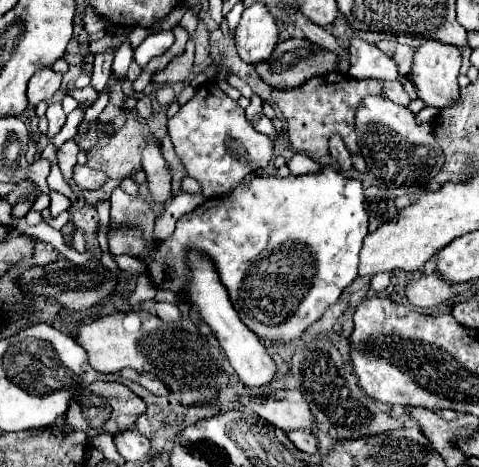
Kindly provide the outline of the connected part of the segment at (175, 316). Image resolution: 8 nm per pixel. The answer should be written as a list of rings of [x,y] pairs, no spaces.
[[[155,303],[155,313],[165,323],[175,323],[181,317],[177,305],[173,305],[173,303]]]

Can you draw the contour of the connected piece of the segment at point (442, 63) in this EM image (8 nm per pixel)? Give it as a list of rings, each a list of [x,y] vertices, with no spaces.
[[[441,41],[423,43],[419,49],[415,49],[413,69],[409,73],[409,79],[417,89],[417,97],[423,99],[427,107],[445,109],[445,105],[453,105],[459,93],[459,83],[457,83],[459,67],[461,67],[461,51],[457,47],[445,45]]]

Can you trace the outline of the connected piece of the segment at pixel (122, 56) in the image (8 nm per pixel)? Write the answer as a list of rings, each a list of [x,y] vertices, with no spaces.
[[[125,43],[115,53],[115,59],[113,59],[113,73],[115,75],[109,79],[109,85],[115,85],[117,83],[117,77],[127,75],[127,69],[129,69],[131,61],[133,61],[133,47],[129,43]]]

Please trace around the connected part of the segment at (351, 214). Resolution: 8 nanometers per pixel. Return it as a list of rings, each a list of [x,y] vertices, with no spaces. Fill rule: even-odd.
[[[325,165],[325,167],[321,169],[321,173],[309,173],[309,175],[297,175],[297,177],[295,177],[295,175],[289,175],[289,177],[285,177],[285,179],[279,179],[279,177],[257,177],[257,179],[251,181],[251,187],[239,185],[239,187],[233,189],[231,193],[227,193],[227,195],[223,195],[223,197],[207,199],[207,201],[205,201],[203,205],[199,205],[195,211],[183,215],[183,217],[179,219],[179,225],[177,225],[173,237],[167,239],[165,243],[159,243],[159,247],[153,247],[153,249],[147,247],[147,243],[145,243],[143,237],[141,237],[141,231],[137,231],[137,229],[131,229],[131,231],[121,229],[121,231],[109,231],[109,251],[111,251],[113,255],[131,255],[132,257],[143,259],[143,261],[147,263],[148,276],[153,286],[157,289],[170,290],[175,295],[179,295],[179,297],[187,297],[187,279],[185,279],[185,277],[187,277],[187,269],[185,269],[185,253],[187,253],[187,249],[189,249],[189,247],[195,247],[195,249],[207,253],[207,255],[215,261],[217,271],[219,271],[219,277],[221,277],[223,285],[227,287],[229,297],[231,297],[231,301],[233,301],[233,305],[235,305],[235,309],[237,309],[241,321],[243,321],[257,337],[285,343],[285,341],[291,341],[291,339],[303,335],[303,331],[305,331],[309,325],[313,325],[317,319],[321,319],[321,315],[325,313],[325,309],[327,309],[329,305],[333,305],[333,303],[341,297],[343,289],[357,277],[359,251],[361,251],[363,237],[367,235],[367,211],[365,211],[365,205],[363,205],[363,203],[365,203],[365,199],[363,199],[361,181],[359,181],[359,179],[345,177],[341,171],[333,169],[331,165]],[[289,297],[295,301],[295,307],[283,309],[285,303],[291,301]]]

